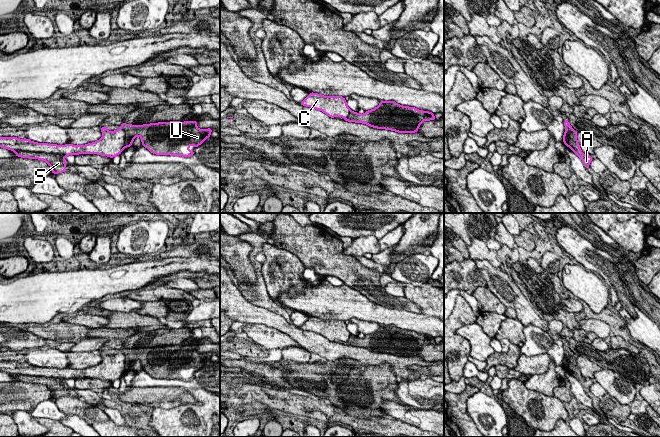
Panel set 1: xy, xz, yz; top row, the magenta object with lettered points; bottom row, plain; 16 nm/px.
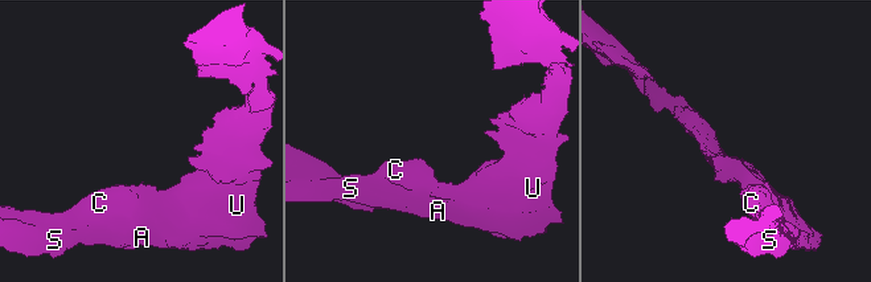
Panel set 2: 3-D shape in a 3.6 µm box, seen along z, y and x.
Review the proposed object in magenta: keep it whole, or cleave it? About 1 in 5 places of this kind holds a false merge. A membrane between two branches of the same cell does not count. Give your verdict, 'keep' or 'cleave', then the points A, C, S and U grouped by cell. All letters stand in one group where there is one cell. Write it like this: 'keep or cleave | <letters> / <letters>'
cleave | A S U / C

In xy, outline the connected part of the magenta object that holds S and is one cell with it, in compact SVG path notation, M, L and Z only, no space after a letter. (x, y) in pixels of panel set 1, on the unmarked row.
M13 375L17 381L38 383L45 385L50 391L53 398L66 396L66 387L64 385L65 379L44 377L44 376L31 376L31 375Z

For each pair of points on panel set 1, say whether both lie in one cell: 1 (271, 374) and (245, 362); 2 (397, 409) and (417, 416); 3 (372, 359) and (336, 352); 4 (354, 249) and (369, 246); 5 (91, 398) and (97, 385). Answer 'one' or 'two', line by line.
1: one
2: one
3: one
4: one
5: two

